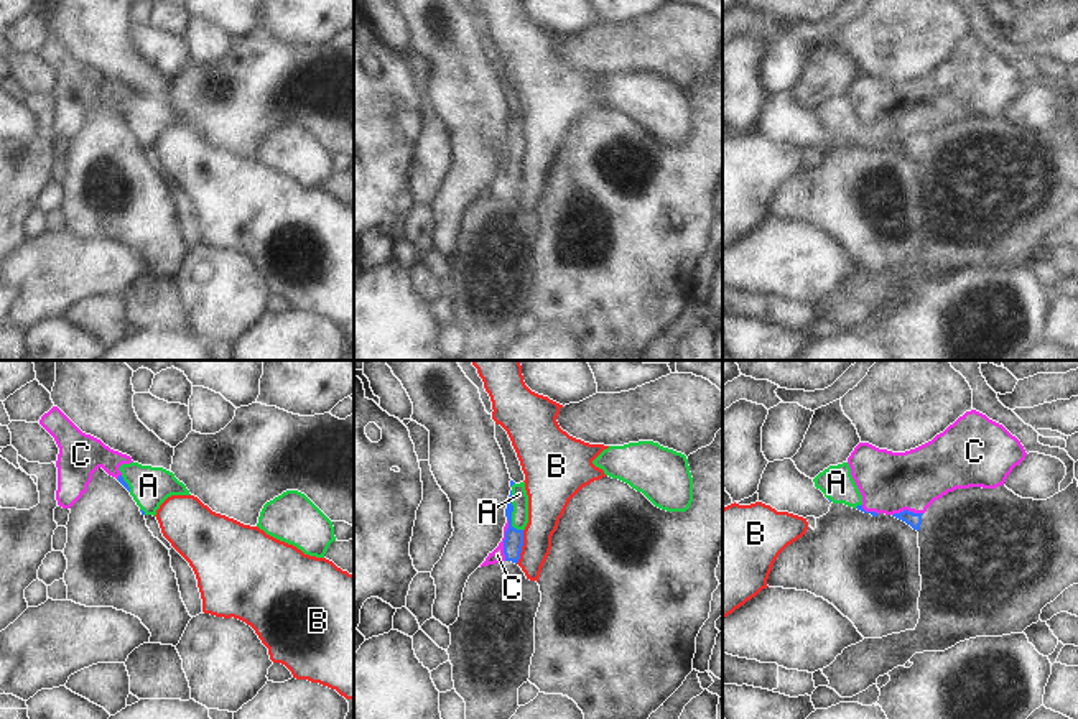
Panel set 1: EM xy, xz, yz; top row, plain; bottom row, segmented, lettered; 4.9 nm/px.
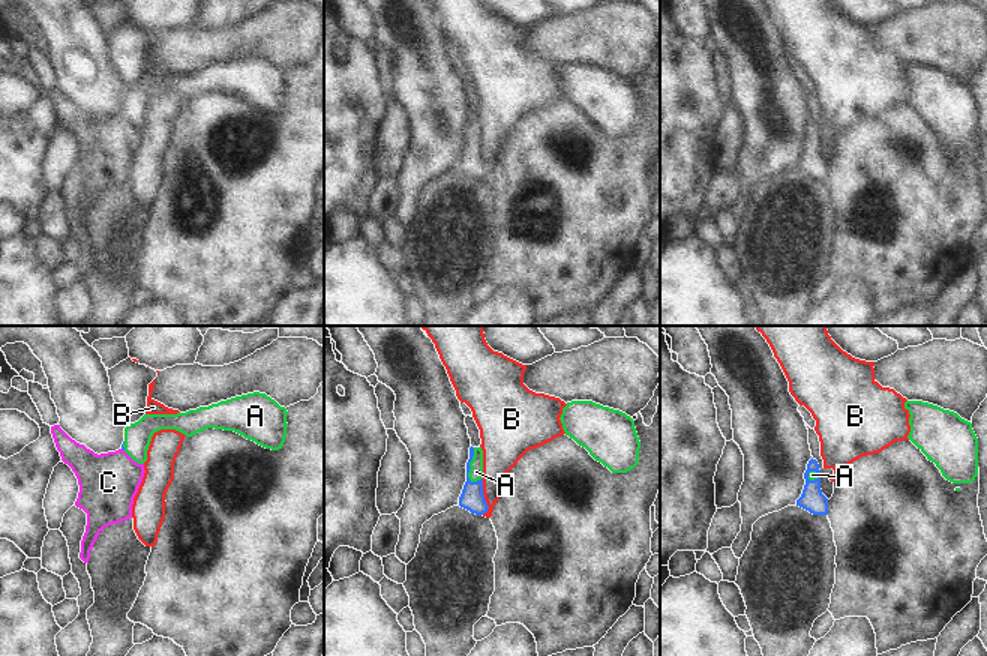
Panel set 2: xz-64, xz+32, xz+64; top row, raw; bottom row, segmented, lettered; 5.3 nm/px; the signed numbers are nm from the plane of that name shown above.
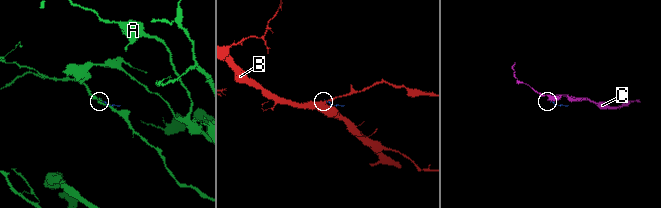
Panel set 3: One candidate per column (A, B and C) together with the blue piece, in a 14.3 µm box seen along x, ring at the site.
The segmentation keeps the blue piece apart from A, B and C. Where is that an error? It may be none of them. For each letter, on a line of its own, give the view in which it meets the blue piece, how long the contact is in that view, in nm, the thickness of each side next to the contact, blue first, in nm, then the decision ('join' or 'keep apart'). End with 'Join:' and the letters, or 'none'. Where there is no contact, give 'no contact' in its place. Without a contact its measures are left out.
A: xz | 200 nm | 100/80 nm | join
B: xz | 170 nm | 100/190 nm | keep apart
C: xz | 200 nm | 100/70 nm | keep apart
Join: A

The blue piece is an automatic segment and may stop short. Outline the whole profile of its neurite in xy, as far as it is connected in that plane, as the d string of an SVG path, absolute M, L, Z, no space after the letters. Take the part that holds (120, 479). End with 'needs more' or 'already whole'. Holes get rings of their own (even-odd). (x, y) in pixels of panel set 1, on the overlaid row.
M122 464L118 482L130 492L142 515L156 515L160 505L171 495L191 495L173 472L163 467Z | needs more

